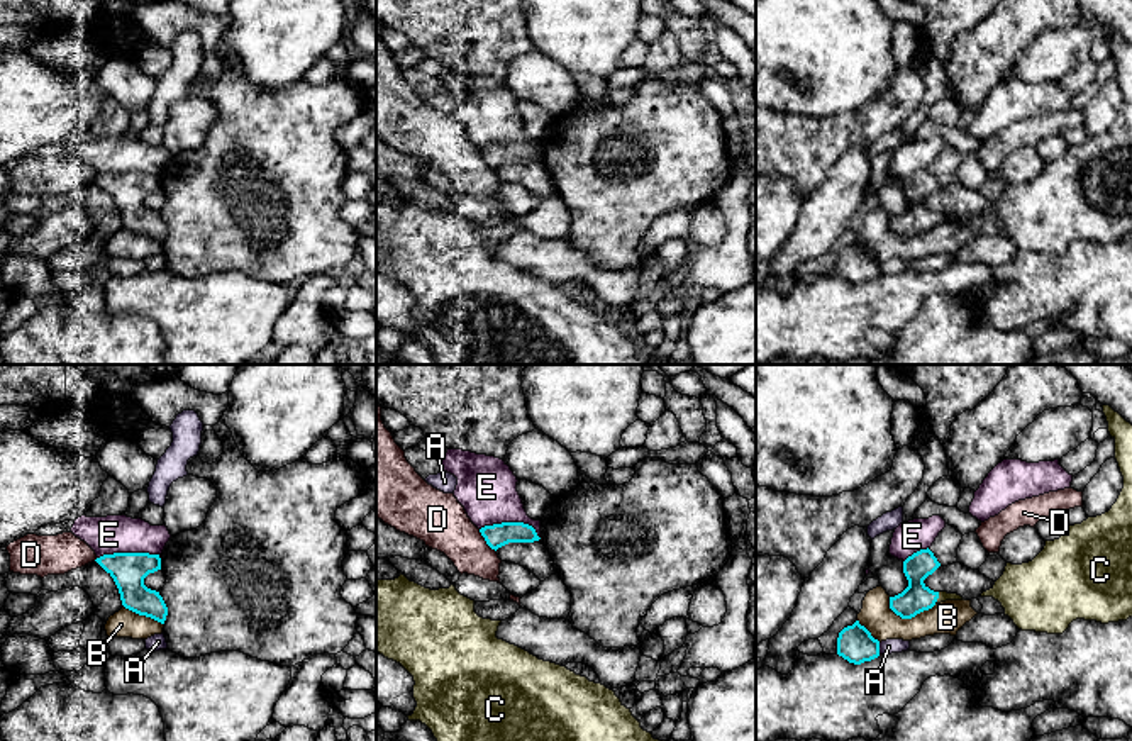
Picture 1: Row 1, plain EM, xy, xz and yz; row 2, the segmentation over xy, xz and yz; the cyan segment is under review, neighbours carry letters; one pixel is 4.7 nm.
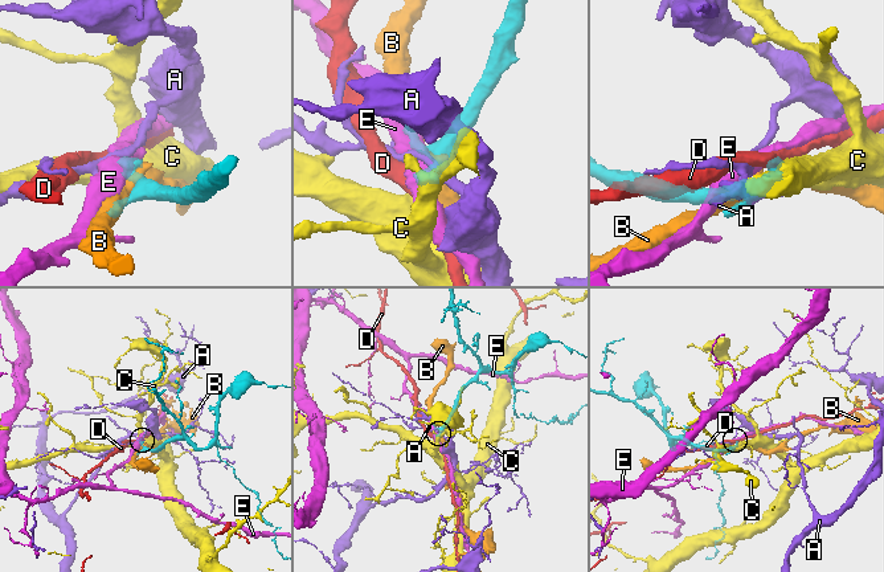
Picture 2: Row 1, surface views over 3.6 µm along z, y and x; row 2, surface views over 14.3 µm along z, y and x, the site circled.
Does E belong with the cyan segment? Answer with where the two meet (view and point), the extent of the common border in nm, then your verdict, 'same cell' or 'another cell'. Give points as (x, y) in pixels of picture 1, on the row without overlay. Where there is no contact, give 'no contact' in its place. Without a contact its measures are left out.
contact xz (512, 143); length 300 nm; another cell

